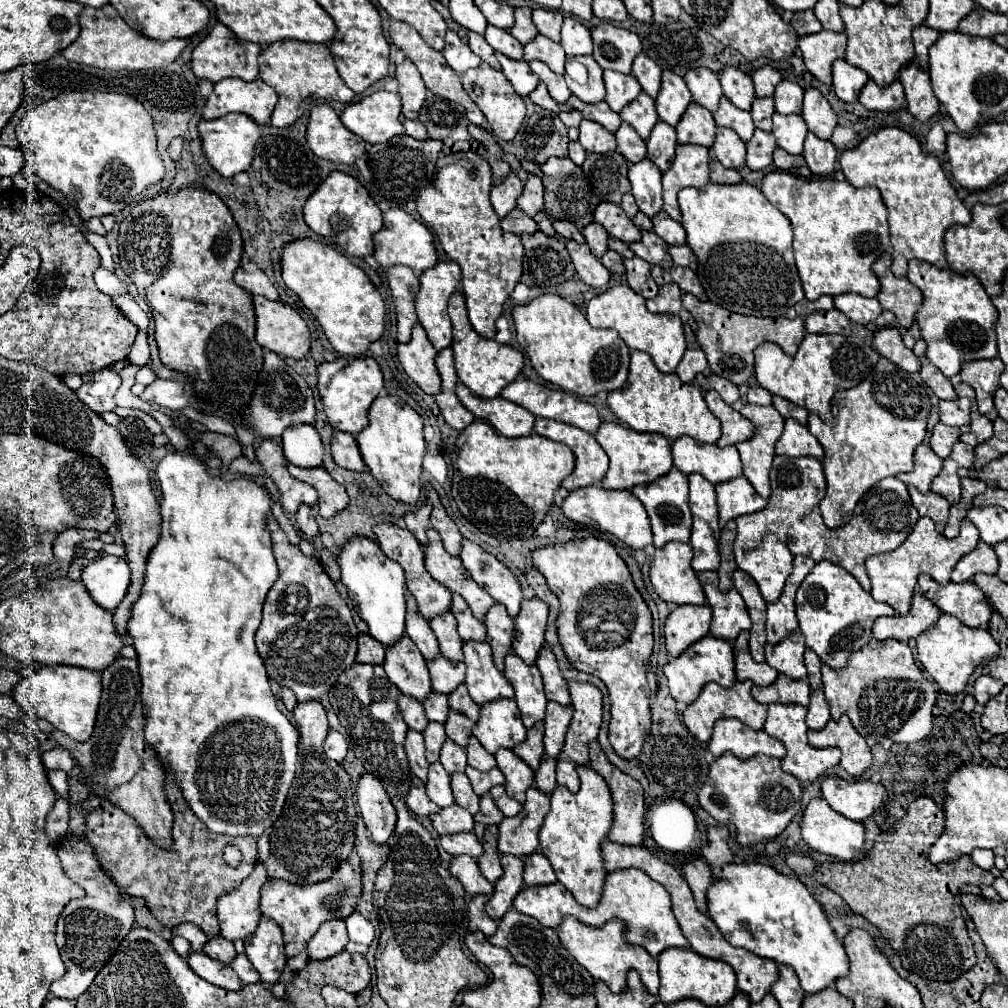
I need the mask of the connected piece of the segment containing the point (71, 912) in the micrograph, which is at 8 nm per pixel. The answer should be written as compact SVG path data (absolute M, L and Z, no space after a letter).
M63 838L57 846L57 856L65 874L85 890L85 898L73 900L65 906L57 922L57 946L65 962L65 976L51 986L57 998L77 1000L99 974L99 970L111 960L119 944L133 928L133 908L125 896L117 890L113 880L101 870L91 844L81 838Z

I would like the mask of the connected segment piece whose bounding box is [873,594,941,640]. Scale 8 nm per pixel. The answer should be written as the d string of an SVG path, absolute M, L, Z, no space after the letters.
M915 594L911 600L911 610L901 616L881 616L873 624L873 638L877 640L887 640L887 638L897 638L897 640L909 640L917 638L921 632L931 628L941 616L941 610L923 594Z

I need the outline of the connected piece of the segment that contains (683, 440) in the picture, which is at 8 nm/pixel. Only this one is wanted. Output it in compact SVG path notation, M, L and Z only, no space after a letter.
M681 436L673 442L673 464L685 472L703 474L711 484L719 484L741 476L741 460L735 446L719 448L715 444L703 444L691 436Z

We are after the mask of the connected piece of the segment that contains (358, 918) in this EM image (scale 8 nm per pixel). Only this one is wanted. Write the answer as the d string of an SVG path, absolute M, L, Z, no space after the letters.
M353 912L351 916L345 918L347 924L347 932L349 932L349 940L357 942L357 944L371 944L371 940L375 938L375 930L373 924L369 924L367 918L363 918L359 912Z

